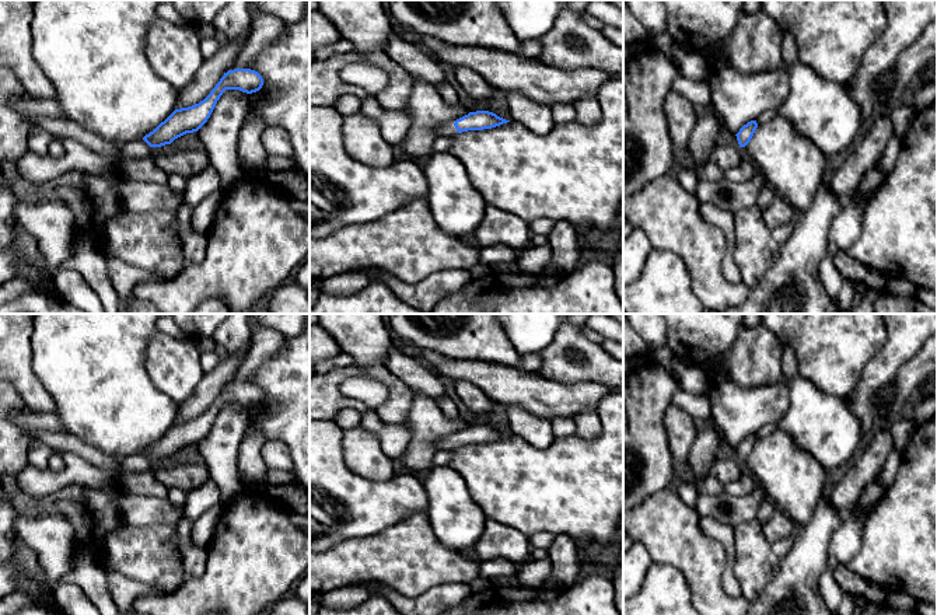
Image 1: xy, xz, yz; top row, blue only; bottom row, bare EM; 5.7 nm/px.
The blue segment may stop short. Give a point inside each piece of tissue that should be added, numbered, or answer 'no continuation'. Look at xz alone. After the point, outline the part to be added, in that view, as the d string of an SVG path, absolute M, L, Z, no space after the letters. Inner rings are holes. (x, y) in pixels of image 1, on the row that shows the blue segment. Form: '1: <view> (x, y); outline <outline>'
1: xz (447, 129); outline M451 120L451 122L447 122L447 123L440 125L436 129L437 136L447 136L447 137L455 136L458 132L457 132L454 123L455 123L455 120Z

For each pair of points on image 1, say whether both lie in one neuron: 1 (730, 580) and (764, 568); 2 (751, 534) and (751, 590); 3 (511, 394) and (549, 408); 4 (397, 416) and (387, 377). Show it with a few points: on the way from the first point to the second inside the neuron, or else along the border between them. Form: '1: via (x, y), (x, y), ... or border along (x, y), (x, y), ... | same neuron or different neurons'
1: border along (733, 545), (733, 575), (741, 594) | different neurons
2: via (751, 548), (751, 576) | same neuron
3: via (521, 394), (535, 394), (539, 398) | same neuron
4: via (397, 406), (395, 387) | same neuron

